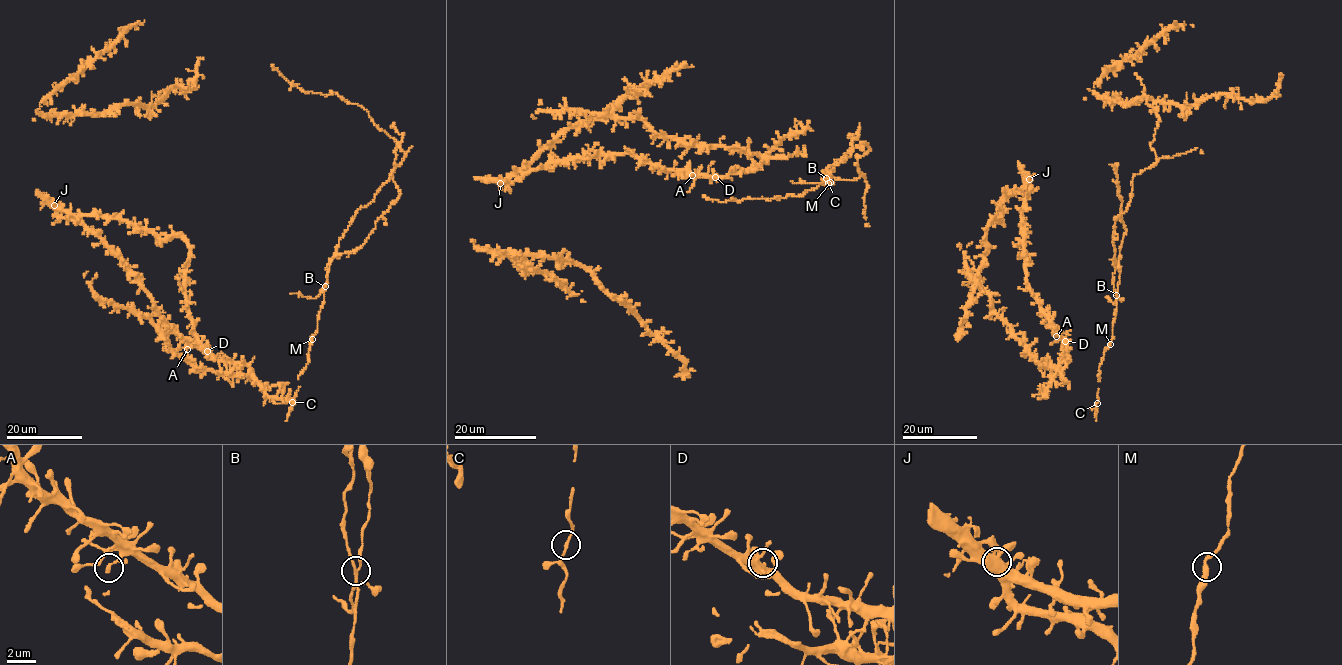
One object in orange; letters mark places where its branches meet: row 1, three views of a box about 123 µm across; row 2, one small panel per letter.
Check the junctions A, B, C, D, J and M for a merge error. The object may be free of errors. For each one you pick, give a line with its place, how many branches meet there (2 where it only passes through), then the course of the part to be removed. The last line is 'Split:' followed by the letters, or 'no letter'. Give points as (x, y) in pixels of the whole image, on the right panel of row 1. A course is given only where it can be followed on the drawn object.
B: Place: (1116, 295). Branches: 4. Course of the part to remove: (1116, 294), (1114, 222), (1130, 201), (1132, 177), (1157, 159), (1150, 145), (1157, 109), (1146, 104), (1134, 72)
Split: B

